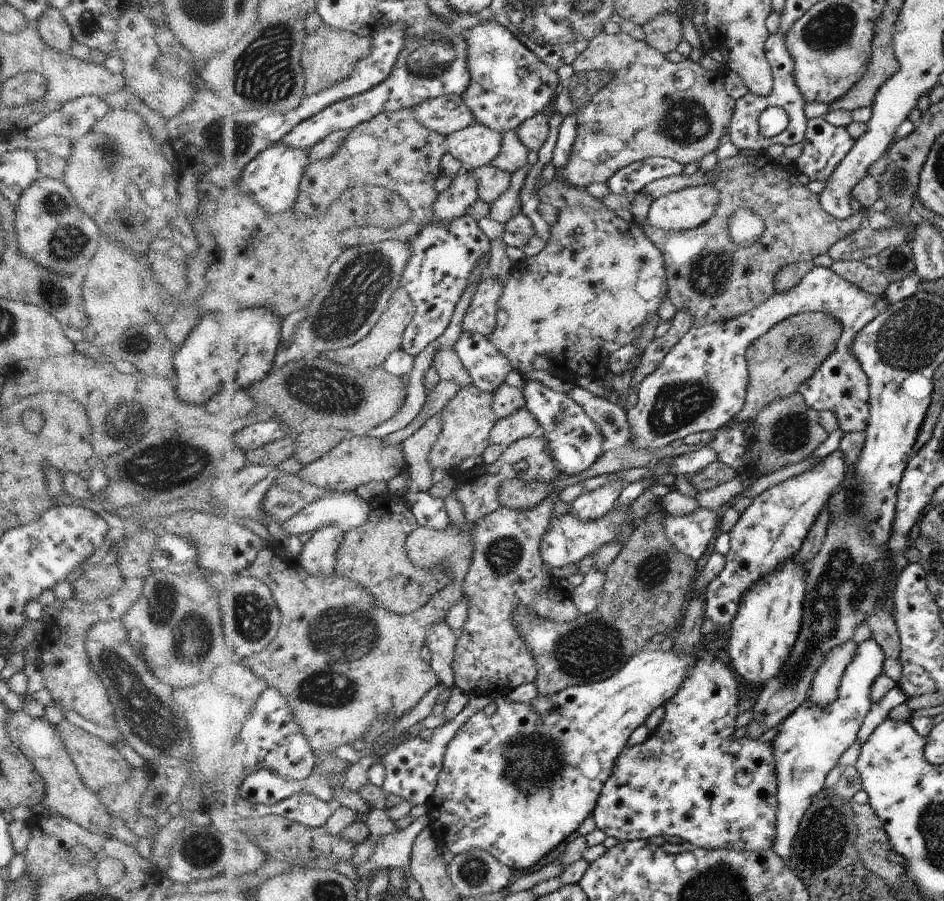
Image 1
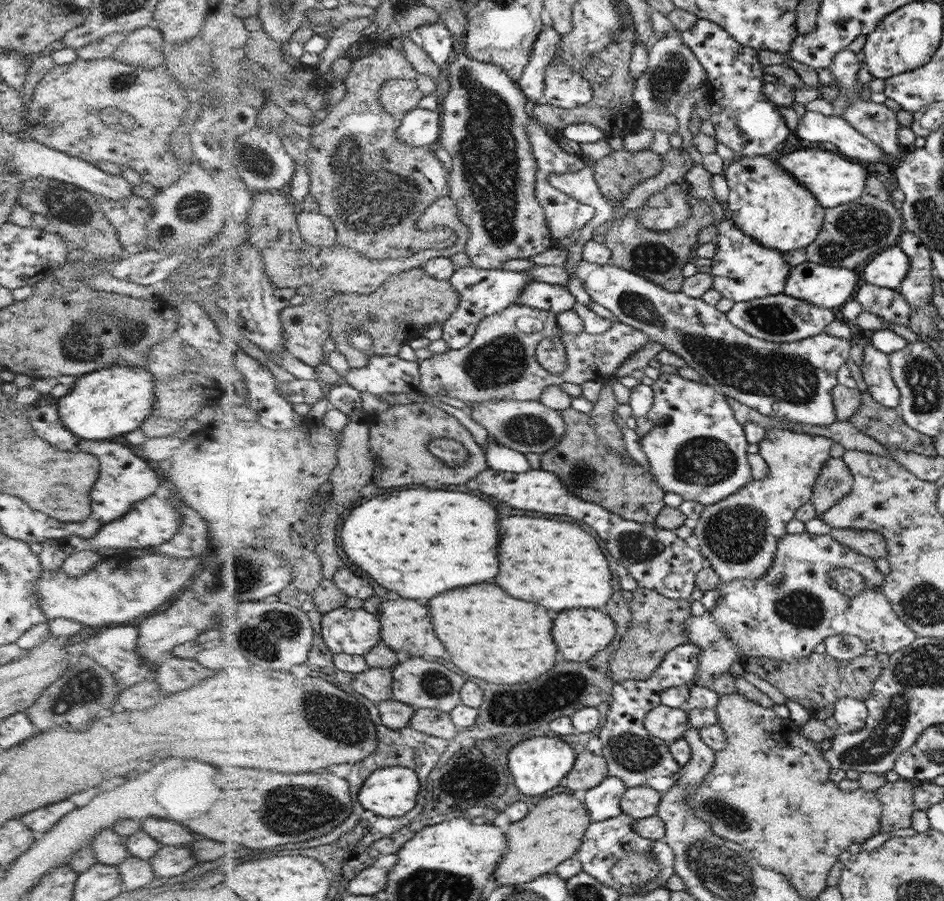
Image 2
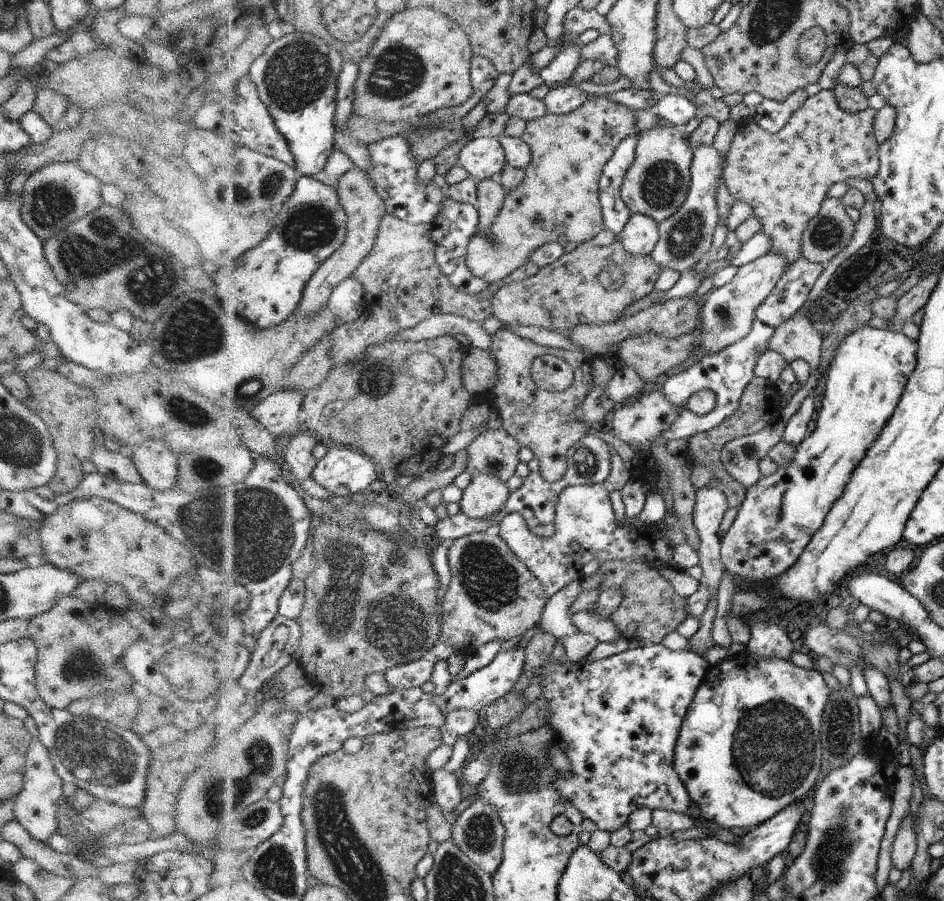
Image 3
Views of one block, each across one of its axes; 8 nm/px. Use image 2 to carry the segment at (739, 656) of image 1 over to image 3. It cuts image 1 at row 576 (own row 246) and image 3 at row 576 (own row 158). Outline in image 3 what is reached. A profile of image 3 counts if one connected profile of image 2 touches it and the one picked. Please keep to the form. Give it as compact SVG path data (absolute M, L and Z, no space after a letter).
M868 323L862 324L856 332L848 334L842 340L830 360L820 388L818 410L814 417L816 430L796 446L796 454L790 464L780 466L770 476L761 477L759 482L747 490L736 519L727 533L720 537L721 560L725 570L742 580L763 583L779 579L795 567L807 545L811 543L812 536L823 527L828 512L831 512L832 506L840 499L844 488L847 488L852 472L859 467L860 460L867 456L868 448L879 439L880 432L894 415L903 397L904 388L907 387L908 376L915 372L918 349L919 344L904 334L872 330Z

